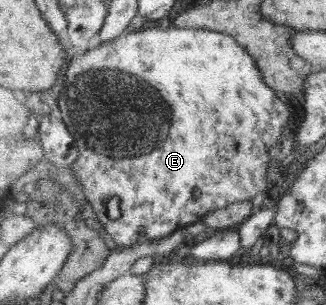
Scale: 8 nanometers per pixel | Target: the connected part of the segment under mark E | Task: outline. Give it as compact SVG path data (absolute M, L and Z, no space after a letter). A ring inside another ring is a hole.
M146 25L137 32L124 33L116 37L114 41L100 43L92 50L84 52L82 56L74 56L66 71L65 85L57 99L60 115L72 135L75 145L80 150L80 157L72 163L71 172L82 182L84 193L94 209L98 220L107 233L120 247L130 247L138 244L138 240L146 237L162 238L176 230L185 229L195 222L205 220L206 213L219 207L238 201L248 201L264 192L268 187L268 169L270 169L270 149L280 141L282 135L287 134L292 126L293 105L285 100L285 97L274 90L265 80L258 64L256 56L248 52L238 40L220 31L212 31L201 28L176 28L174 26L150 26ZM194 189L199 189L199 196L194 197ZM117 197L121 215L119 219L110 219L108 215L108 201Z

